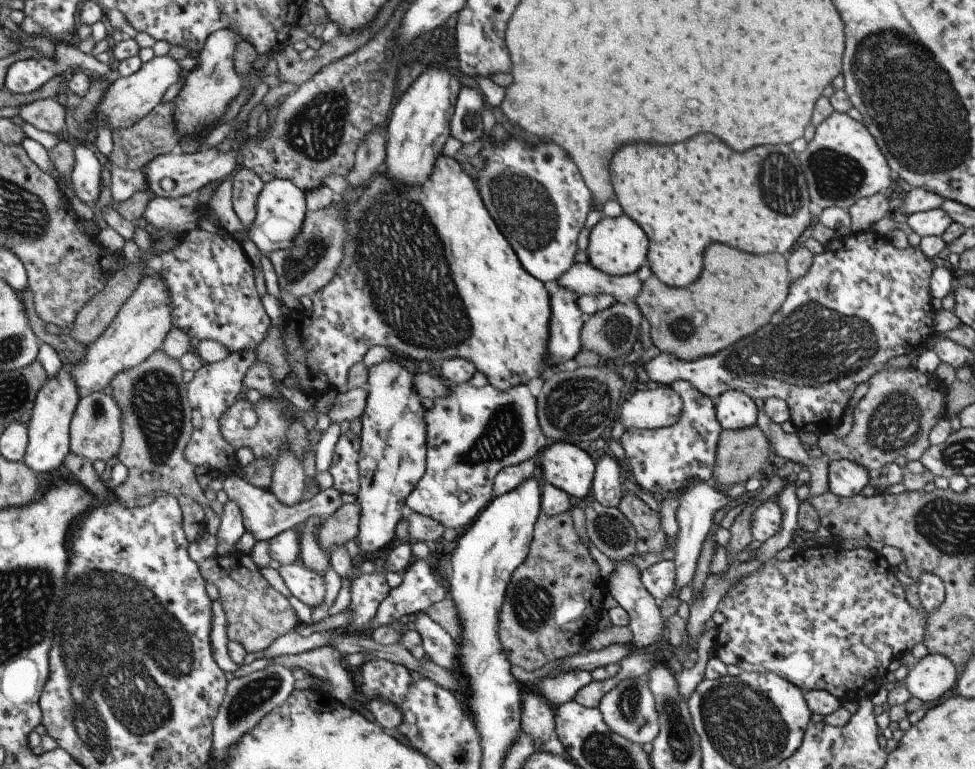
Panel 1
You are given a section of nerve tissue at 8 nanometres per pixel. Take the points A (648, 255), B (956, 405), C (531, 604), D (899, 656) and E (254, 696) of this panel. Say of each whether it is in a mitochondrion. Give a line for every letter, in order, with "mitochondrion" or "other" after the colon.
A: other
B: other
C: mitochondrion
D: other
E: mitochondrion

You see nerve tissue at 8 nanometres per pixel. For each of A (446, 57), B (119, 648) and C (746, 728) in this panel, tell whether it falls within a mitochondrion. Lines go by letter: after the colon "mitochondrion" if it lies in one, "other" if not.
A: other
B: mitochondrion
C: mitochondrion

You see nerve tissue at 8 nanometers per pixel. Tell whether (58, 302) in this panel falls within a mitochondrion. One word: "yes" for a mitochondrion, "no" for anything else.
no

